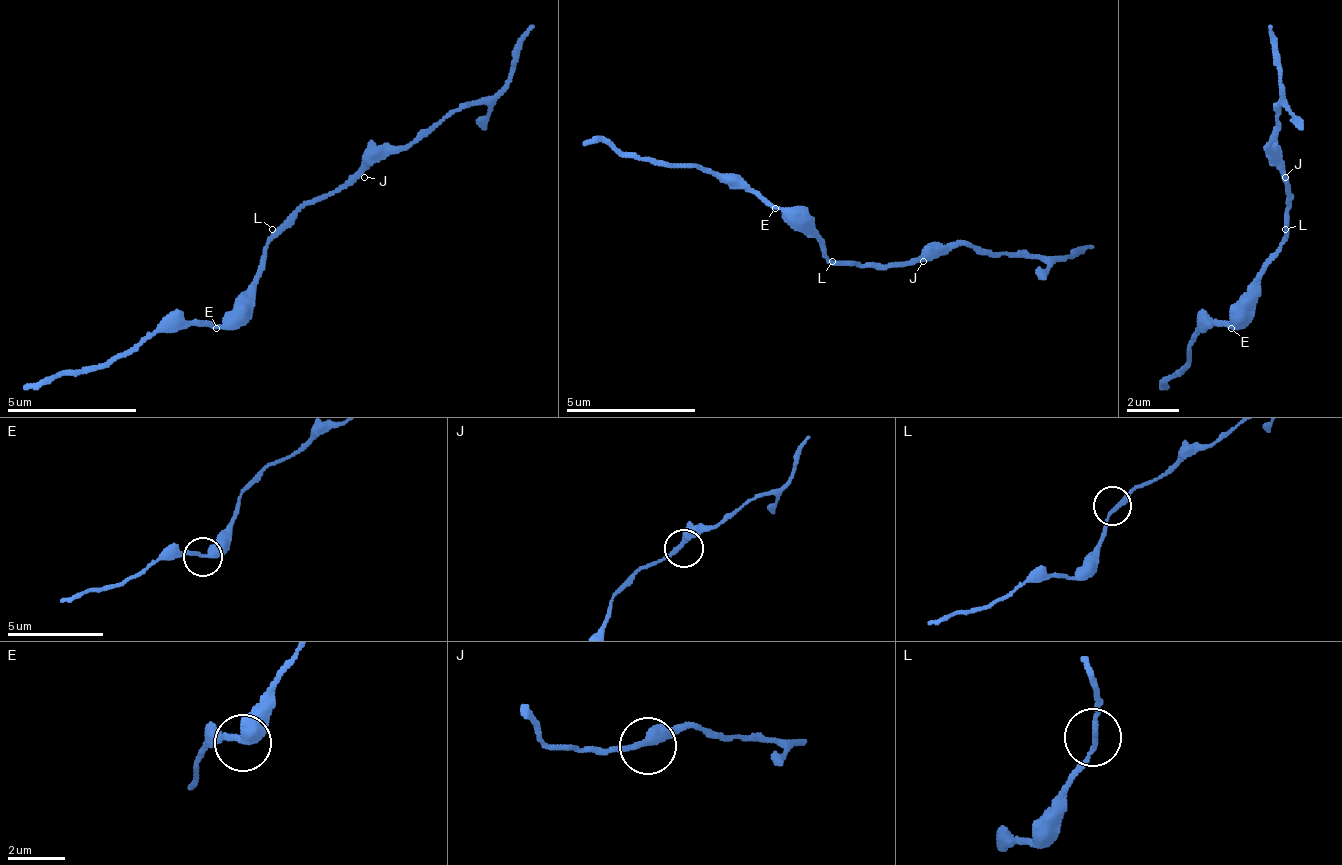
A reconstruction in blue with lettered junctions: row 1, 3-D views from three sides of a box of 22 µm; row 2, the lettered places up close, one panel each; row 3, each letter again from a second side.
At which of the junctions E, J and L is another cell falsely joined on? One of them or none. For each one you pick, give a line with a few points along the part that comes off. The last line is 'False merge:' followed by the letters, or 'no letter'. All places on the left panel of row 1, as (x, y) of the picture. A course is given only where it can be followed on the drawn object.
False merge: no letter

